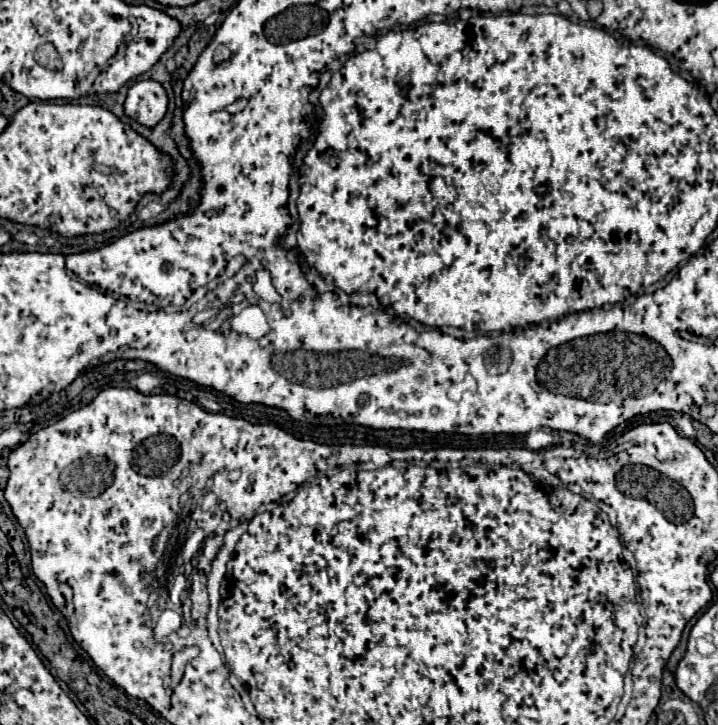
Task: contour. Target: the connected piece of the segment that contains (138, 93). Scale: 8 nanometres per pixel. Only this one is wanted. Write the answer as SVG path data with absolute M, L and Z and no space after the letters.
M152 79L138 81L128 89L124 109L130 119L154 127L168 111L166 89Z

